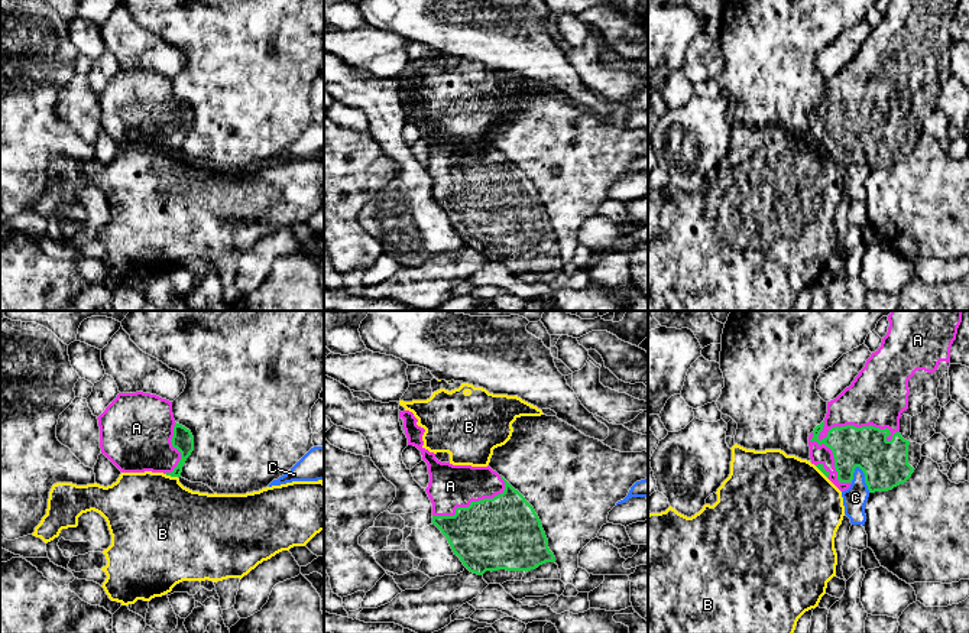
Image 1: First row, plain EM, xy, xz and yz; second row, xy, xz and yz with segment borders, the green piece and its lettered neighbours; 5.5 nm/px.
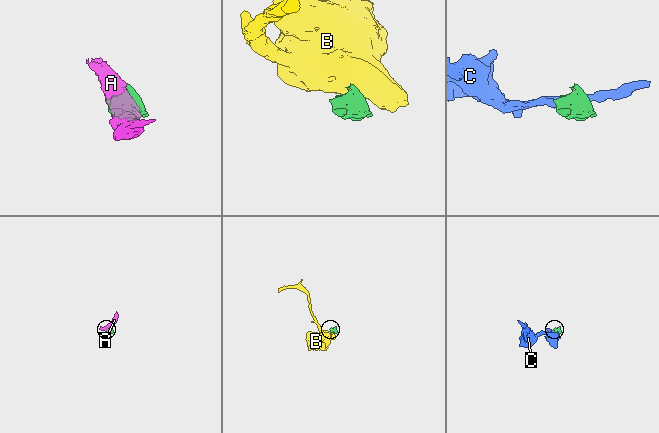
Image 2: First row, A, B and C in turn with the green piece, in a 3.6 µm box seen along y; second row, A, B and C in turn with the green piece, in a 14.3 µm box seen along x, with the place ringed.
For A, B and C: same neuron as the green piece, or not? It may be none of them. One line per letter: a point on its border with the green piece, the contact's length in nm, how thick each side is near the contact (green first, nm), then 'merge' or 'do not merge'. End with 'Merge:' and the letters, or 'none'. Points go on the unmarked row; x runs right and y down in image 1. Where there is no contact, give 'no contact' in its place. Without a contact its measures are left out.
A: contact yz (851, 101); length 500 nm; calibres 240 and 320 nm; merge
B: contact xy (171, 152); length 80 nm; calibres 120 and 480 nm; do not merge
C: contact yz (865, 155); length 170 nm; calibres 260 and 140 nm; do not merge
Merge: A

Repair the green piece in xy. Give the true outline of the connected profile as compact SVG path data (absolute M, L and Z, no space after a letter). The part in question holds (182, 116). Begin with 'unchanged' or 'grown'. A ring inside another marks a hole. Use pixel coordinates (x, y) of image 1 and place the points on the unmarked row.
grown | M119 69L97 95L101 130L121 149L152 147L181 153L182 143L194 127L194 113L189 106L175 98L172 78L156 71Z

